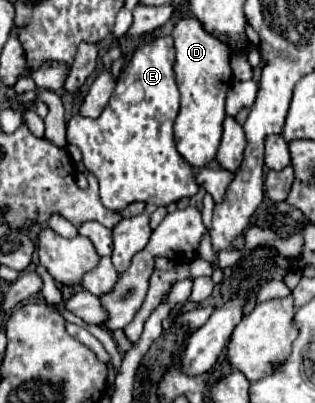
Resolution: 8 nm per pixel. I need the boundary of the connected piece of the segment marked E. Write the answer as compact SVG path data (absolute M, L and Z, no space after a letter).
M156 37L132 55L116 81L108 107L98 119L74 115L68 121L68 143L82 151L84 167L96 175L102 205L110 211L122 211L134 201L142 201L146 205L144 213L120 219L112 229L112 263L118 273L124 273L132 257L148 243L148 237L152 235L148 225L150 215L160 205L166 207L182 197L192 197L198 193L194 169L176 151L174 141L174 119L180 111L174 63L176 49L172 37Z

